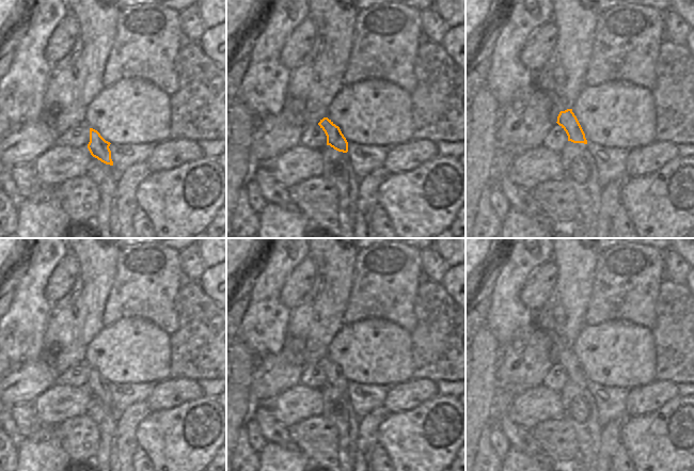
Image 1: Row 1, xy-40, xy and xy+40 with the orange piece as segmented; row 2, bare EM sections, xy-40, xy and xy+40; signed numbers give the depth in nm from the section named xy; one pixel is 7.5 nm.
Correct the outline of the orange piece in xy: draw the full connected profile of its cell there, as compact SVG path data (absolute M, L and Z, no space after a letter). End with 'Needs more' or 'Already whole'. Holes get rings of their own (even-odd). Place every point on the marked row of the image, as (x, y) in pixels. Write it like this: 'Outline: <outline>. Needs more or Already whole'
Outline: M324 117L322 120L320 120L318 125L327 136L327 145L330 145L338 152L348 152L348 142L338 126L336 126L328 117Z. Already whole

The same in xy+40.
Outline: M572 109L561 111L556 123L566 131L568 141L587 144L585 134Z. Already whole

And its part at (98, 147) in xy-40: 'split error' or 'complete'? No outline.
complete

